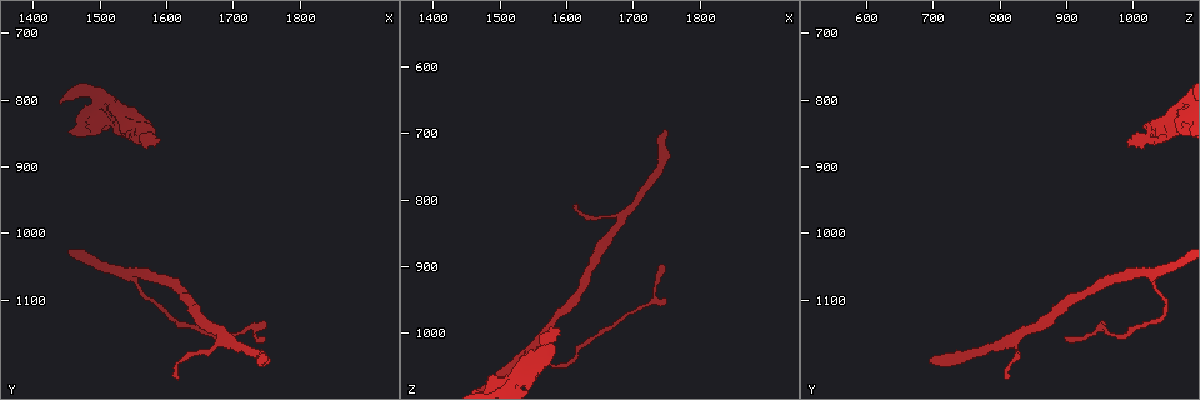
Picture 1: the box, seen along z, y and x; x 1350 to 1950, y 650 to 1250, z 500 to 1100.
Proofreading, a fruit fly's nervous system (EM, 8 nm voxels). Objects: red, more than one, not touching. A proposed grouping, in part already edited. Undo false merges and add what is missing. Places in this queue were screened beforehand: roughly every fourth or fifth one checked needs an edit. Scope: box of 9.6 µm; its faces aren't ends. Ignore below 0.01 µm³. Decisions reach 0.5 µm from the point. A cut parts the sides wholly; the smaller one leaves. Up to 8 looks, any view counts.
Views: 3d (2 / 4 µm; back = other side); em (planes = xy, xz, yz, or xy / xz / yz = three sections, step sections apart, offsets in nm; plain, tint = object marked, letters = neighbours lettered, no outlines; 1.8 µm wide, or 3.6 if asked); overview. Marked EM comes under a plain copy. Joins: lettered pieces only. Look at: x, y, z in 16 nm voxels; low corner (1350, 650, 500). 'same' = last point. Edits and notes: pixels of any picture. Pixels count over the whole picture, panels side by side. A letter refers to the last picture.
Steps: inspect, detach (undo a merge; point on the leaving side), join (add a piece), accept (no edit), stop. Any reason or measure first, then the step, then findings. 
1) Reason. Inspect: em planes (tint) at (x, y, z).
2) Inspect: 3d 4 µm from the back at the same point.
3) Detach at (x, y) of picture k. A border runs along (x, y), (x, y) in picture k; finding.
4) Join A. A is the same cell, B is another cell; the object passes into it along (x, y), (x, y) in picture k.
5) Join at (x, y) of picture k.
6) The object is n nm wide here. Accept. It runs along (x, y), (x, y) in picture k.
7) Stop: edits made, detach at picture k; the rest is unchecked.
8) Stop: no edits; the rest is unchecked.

Free end. Inspect: 3d 4 µm at (1590, 855, 995).

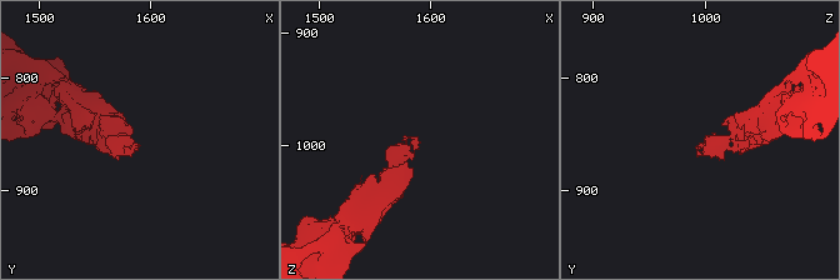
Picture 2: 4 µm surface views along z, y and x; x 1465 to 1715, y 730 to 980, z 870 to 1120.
Shape alone is not enough. Inspect: em xy step 16 (letters) at (1590, 860, 992).

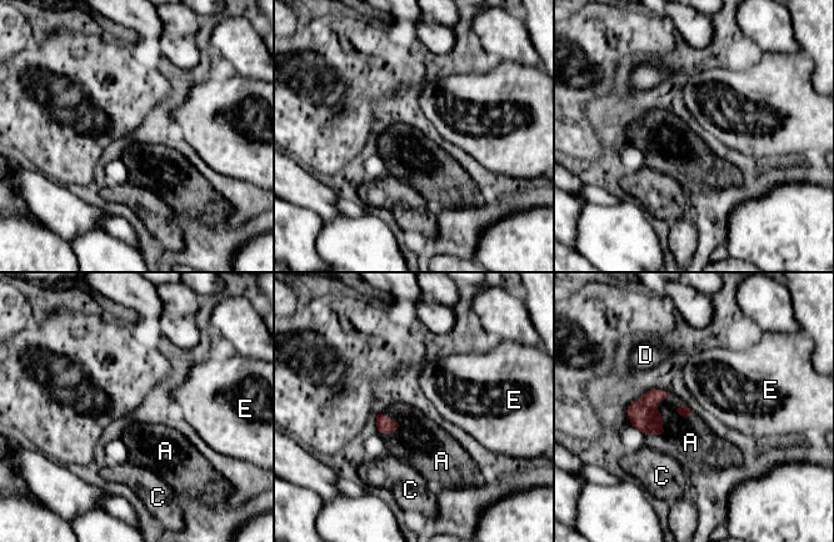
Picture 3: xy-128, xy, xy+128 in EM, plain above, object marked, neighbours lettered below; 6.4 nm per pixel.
Inspect: em xz step 8 (letters) at the same point.

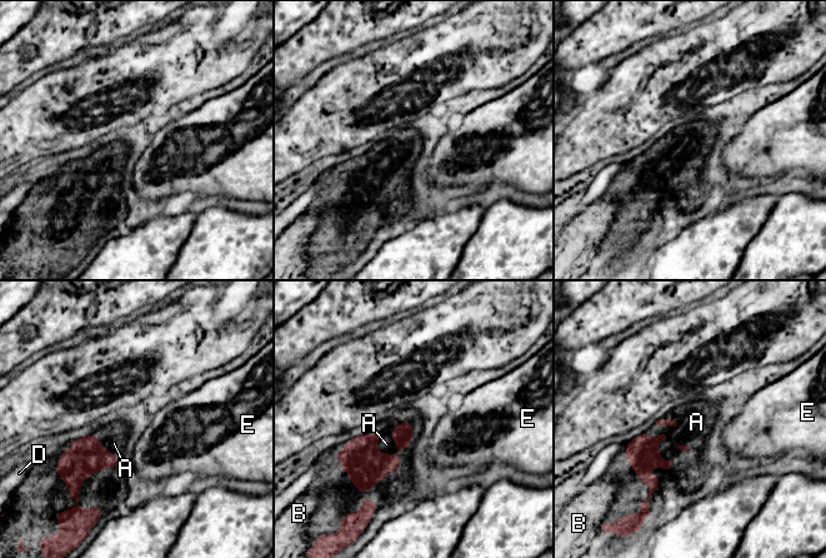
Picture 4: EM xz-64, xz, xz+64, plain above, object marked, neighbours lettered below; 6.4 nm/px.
Join A. A is the same cell, B, D and E are other cells; the neuron continues.

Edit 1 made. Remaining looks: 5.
Abrupt turn. Inspect: em planes (letters) at (1735, 1140, 955).

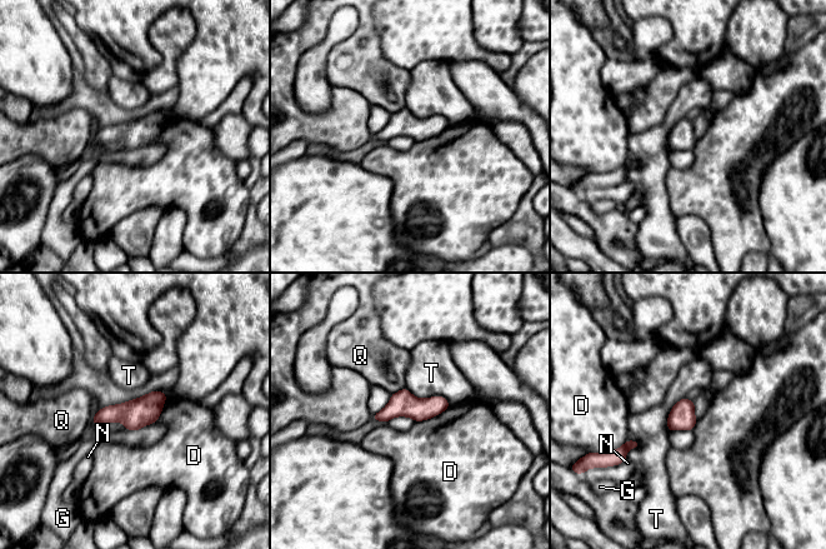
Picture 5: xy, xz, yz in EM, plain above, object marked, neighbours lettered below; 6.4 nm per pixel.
Accept. D, G, N, Q and T are other cells; it runs along (445, 404), (396, 407), (378, 417) in picture 5; one neuron here.

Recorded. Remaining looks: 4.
Branch stops here. Inspect: em xy step 4 (letters) at (1755, 1185, 695).

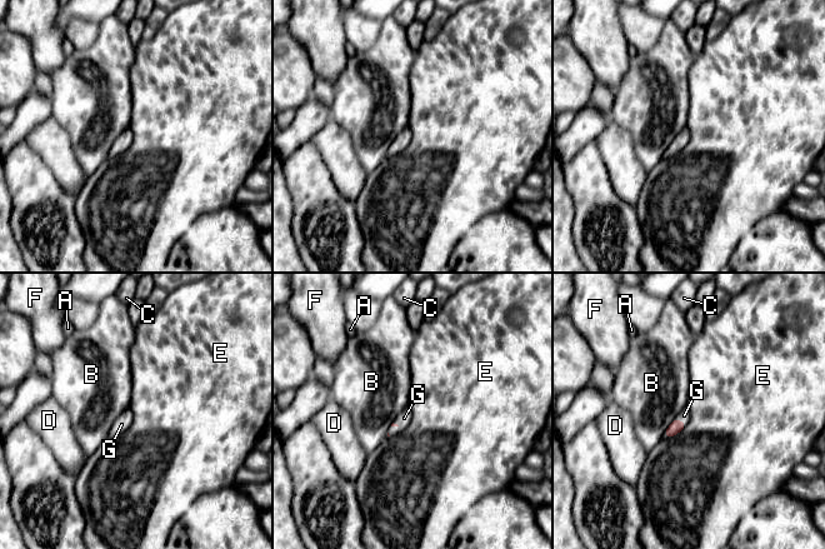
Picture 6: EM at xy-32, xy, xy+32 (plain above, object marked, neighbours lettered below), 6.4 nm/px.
Inspect: em planes (letters) at the same point.

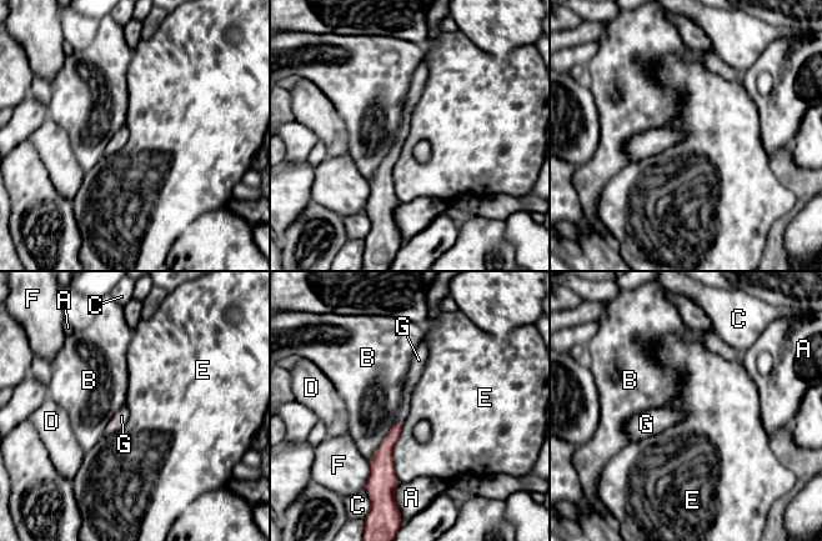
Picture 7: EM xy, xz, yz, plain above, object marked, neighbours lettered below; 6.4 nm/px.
Join G. G is the same cell, A, B, C, D, E and F are other cells; the object passes into it along (382, 459), (399, 424), (402, 410) in picture 7; it goes on there.

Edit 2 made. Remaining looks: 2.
Stop: edits made, join at picture 4, join at picture 7; the rest is unchecked.

